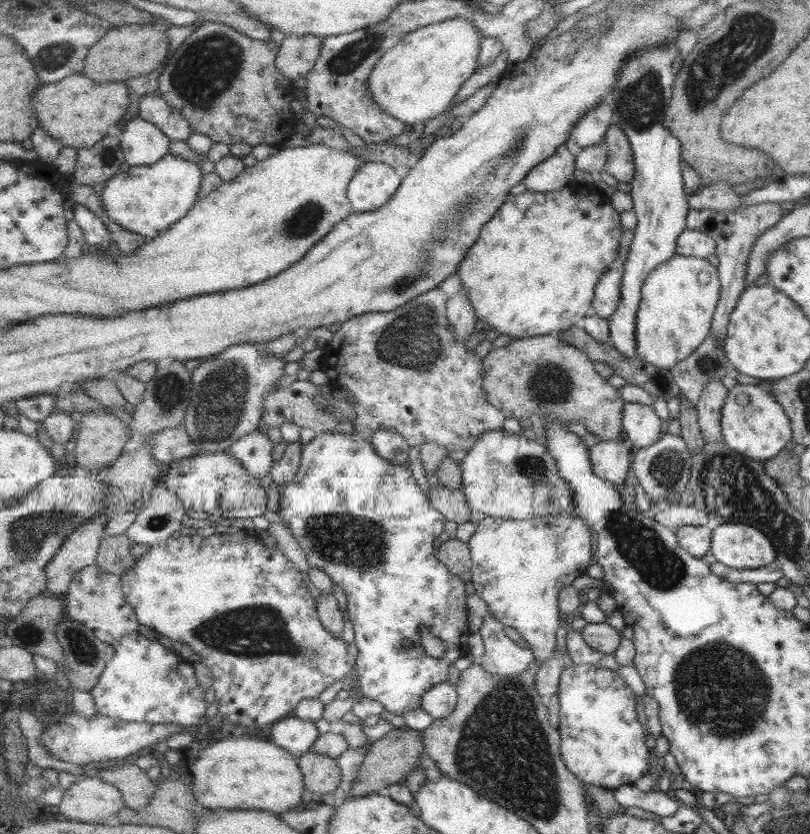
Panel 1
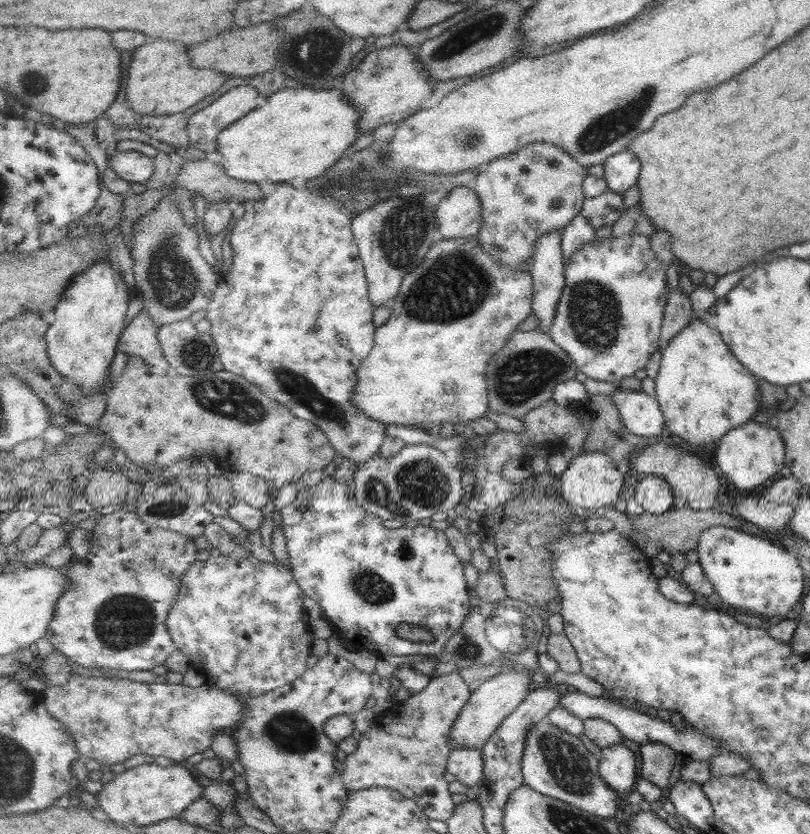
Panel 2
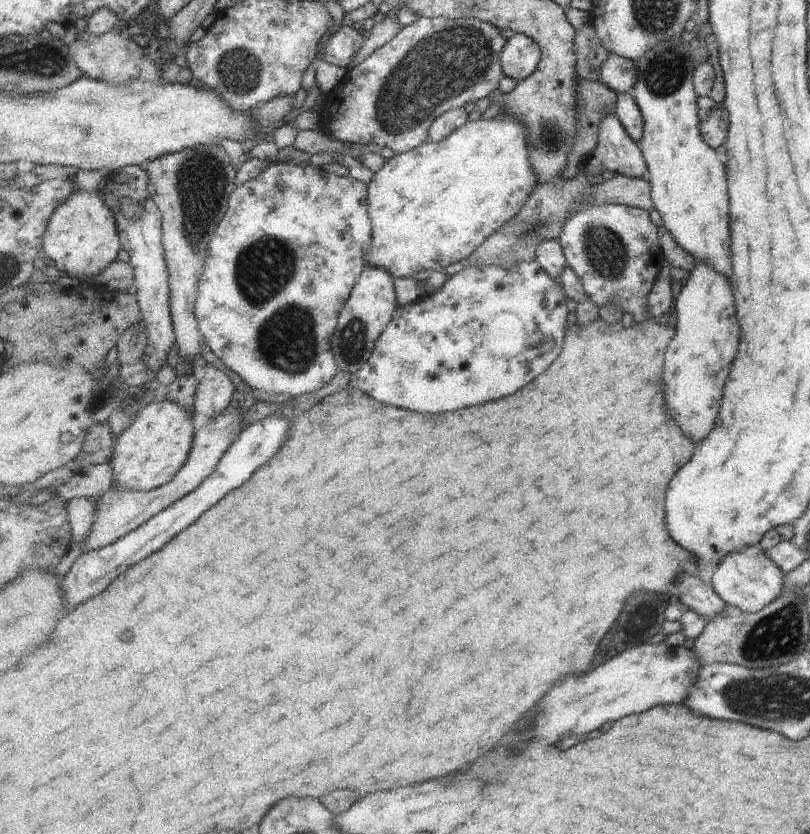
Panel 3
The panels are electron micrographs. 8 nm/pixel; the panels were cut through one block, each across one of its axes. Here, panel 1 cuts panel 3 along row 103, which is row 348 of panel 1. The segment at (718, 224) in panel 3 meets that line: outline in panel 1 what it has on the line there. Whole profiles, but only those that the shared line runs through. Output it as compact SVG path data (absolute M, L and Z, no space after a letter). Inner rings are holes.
M677 252L671 260L659 265L643 285L643 298L638 312L638 356L653 366L667 369L673 369L679 362L689 358L709 336L715 304L718 304L717 294L721 294L717 282L717 270L708 260L683 256ZM701 274L707 276L705 284L699 280Z

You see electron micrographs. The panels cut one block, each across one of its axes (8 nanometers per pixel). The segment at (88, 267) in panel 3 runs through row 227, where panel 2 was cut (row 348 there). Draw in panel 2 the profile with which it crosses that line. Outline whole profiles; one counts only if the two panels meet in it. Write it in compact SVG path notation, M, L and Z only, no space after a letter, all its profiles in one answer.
M102 260L91 265L87 272L79 273L63 293L57 308L53 310L56 320L46 334L48 353L53 365L67 377L67 380L79 385L85 395L93 395L105 389L105 380L110 373L109 365L118 352L122 332L126 329L125 318L131 302L131 287L127 287L123 274L115 267L117 265L111 264L108 260Z

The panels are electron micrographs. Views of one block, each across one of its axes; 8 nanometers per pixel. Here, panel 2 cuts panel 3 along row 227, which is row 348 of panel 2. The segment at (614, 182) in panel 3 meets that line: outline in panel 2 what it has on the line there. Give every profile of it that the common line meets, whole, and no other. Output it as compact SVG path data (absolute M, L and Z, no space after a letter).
M539 328L530 331L517 330L511 334L509 344L495 354L487 368L490 408L497 413L522 419L533 409L554 398L557 384L567 382L576 371L579 371L577 364L574 364L569 353L551 338L549 332L543 332Z

